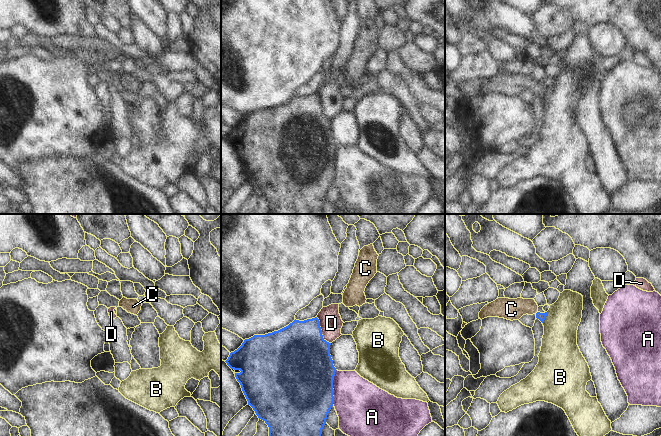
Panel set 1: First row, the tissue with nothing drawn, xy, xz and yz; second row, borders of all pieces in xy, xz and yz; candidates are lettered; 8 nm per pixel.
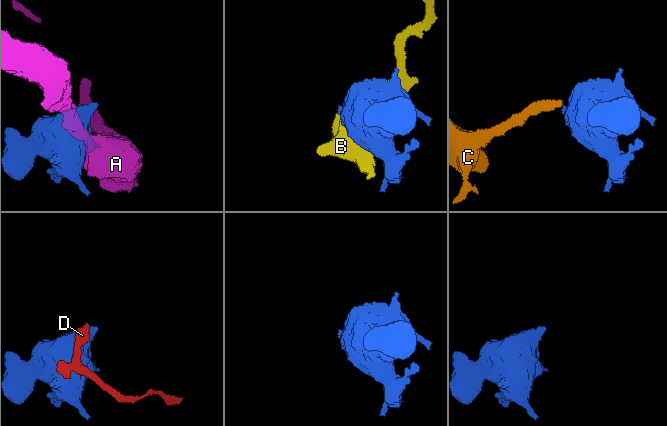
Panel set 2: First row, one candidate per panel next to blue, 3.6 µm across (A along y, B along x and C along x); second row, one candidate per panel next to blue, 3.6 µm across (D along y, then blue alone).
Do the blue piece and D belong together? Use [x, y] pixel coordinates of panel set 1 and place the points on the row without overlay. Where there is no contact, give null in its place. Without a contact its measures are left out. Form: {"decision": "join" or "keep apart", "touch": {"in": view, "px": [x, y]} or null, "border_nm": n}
{"decision": "keep apart", "touch": {"in": "xz", "px": [321, 107]}, "border_nm": 240}

